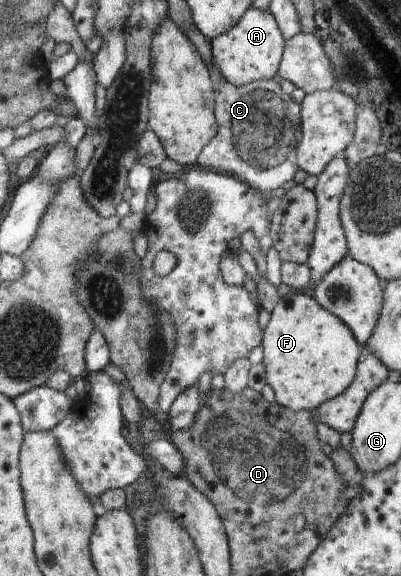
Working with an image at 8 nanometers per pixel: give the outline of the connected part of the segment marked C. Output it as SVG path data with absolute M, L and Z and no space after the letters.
M222 79L218 86L217 94L217 122L219 132L217 136L205 146L198 158L196 167L224 172L234 178L246 181L259 193L269 194L282 186L284 182L292 180L298 172L297 150L301 141L301 106L280 88L280 83L274 79L259 80L242 85L234 86Z

